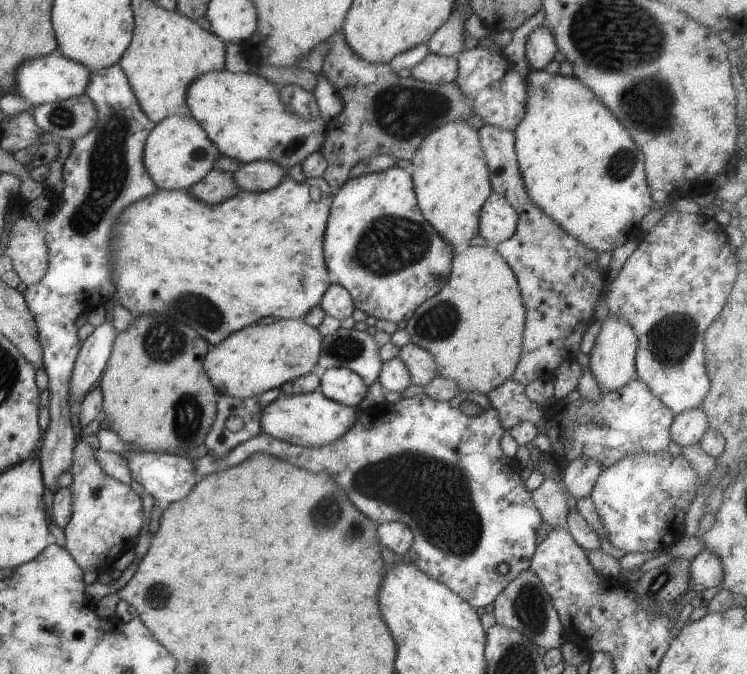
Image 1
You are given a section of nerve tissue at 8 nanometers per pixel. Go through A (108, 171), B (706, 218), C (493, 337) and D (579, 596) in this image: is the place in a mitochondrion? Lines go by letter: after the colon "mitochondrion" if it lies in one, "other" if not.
A: mitochondrion
B: other
C: other
D: other

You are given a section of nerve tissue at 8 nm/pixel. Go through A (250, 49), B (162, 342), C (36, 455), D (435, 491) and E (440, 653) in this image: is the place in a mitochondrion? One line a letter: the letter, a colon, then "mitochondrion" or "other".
A: other
B: mitochondrion
C: other
D: mitochondrion
E: other

